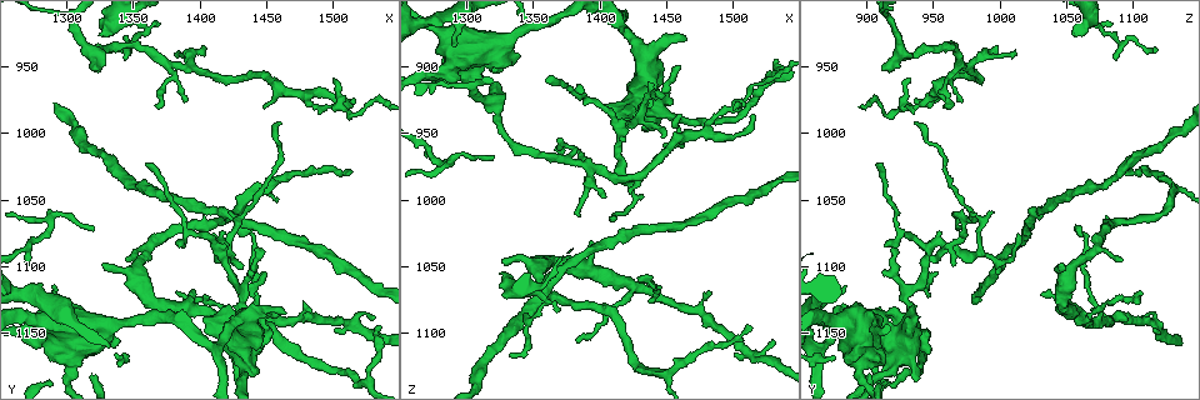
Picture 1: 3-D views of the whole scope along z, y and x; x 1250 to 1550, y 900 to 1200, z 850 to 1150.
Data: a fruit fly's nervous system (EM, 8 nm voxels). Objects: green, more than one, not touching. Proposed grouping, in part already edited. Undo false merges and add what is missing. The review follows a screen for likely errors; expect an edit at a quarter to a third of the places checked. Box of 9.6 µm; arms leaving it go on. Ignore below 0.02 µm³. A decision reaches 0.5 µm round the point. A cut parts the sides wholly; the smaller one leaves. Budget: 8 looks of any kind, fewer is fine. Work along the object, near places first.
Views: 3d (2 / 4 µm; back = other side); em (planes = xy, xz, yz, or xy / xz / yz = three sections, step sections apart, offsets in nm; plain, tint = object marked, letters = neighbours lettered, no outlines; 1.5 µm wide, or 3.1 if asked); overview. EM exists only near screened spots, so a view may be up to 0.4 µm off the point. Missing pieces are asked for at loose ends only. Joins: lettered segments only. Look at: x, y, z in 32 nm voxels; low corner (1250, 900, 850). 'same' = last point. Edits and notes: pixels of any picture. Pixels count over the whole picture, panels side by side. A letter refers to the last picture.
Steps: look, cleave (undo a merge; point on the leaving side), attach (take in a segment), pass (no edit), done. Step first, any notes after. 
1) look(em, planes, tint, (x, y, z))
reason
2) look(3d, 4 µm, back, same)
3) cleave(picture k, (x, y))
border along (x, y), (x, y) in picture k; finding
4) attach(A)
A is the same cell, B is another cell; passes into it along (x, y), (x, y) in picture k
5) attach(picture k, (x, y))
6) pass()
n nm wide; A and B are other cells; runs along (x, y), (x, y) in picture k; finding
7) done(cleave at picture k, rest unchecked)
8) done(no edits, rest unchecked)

look(3d, 4 µm, (1322, 952, 912))
an open end

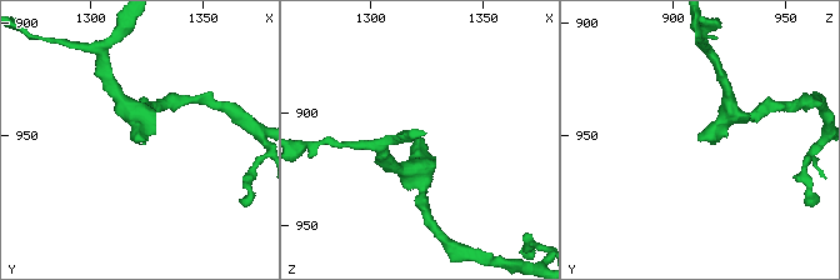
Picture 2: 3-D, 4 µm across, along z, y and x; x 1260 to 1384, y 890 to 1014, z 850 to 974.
look(em, yz, step 4, tint, (1322, 951, 910))
now the EM

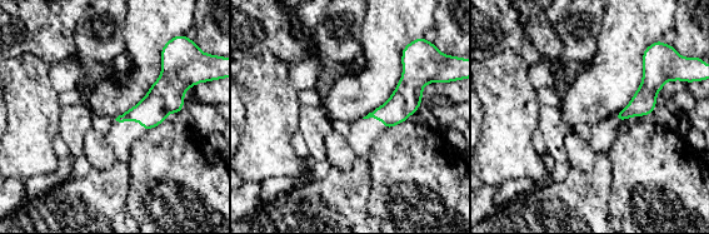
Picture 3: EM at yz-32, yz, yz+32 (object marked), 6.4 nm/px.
look(em, planes, letters, same)

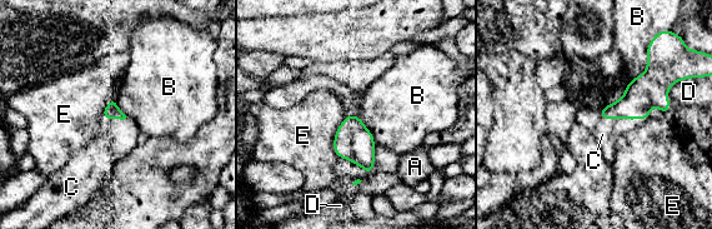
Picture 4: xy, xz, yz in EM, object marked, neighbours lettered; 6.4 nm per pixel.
attach(C)
100 nm wide; C is the same cell, A, B, D and E are other cells; it goes on there

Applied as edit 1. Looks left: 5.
look(3d, 4 µm, (1324, 926, 1056))
branch stops here

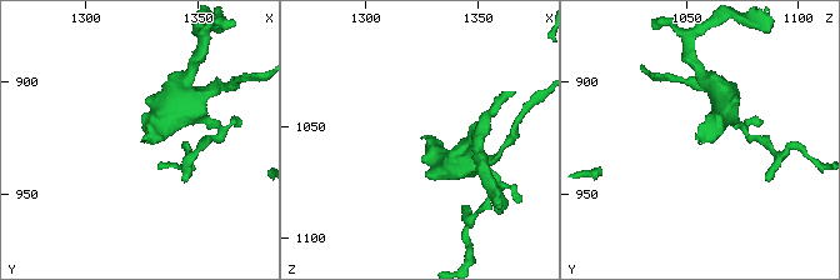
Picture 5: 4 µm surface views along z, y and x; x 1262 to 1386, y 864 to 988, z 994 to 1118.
look(em, planes, letters, (1324, 926, 1054))
shape alone is not enough

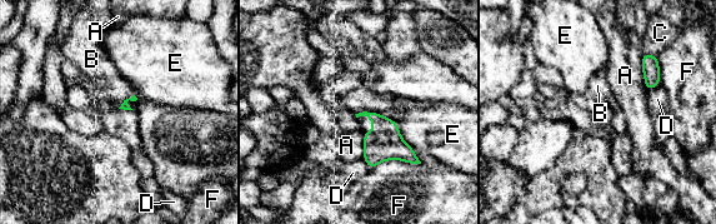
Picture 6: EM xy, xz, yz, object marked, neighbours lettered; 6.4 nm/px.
pass()
A, B, C, D, E and F are other cells; border along (128, 98), (123, 100) in picture 6; none of them fits

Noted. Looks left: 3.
look(em, planes, tint, (1390, 950, 974))
branch point

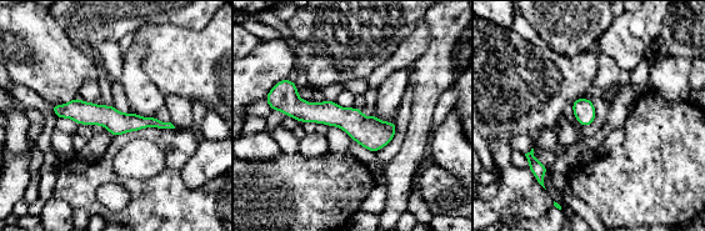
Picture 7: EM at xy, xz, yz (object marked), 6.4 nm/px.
look(em, planes, letters, same)

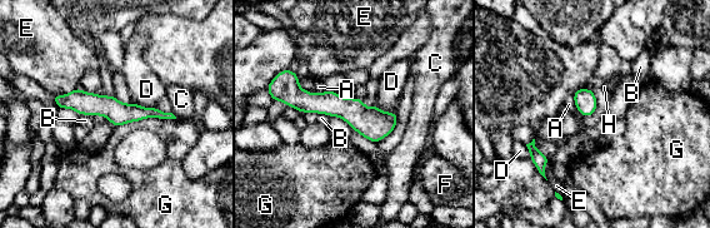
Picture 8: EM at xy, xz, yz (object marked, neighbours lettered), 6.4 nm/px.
pass()
A, B, C, D, E, F, G and H are other cells; runs along (56, 98), (169, 115) in picture 8; continuous, no second cell

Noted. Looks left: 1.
done(attach at picture 4, rest unchecked)

